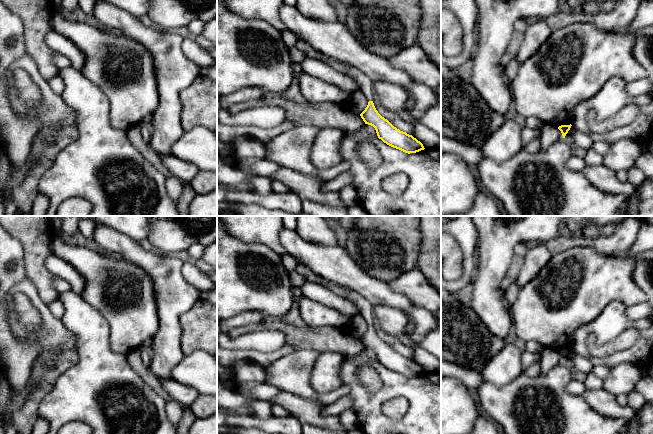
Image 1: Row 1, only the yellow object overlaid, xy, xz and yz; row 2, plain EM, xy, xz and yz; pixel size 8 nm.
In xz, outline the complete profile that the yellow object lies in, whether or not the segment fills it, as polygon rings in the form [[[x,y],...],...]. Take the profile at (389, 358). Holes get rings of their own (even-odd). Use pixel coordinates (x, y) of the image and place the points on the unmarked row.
[[[317,277],[316,283],[332,290],[335,294],[354,303],[360,311],[360,314],[368,322],[369,326],[365,334],[360,338],[365,348],[375,352],[377,360],[387,369],[399,373],[405,377],[416,377],[424,374],[423,368],[406,356],[400,355],[394,351],[387,343],[382,341],[376,334],[373,323],[374,306],[355,291],[339,286],[333,282]]]

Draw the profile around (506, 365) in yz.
[[[520,342],[506,343],[482,368],[483,380],[502,387],[521,375],[523,349]]]

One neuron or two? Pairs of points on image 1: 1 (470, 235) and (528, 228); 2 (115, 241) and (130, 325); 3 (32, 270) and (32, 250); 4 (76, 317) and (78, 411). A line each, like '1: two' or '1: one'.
1: two
2: two
3: one
4: one

